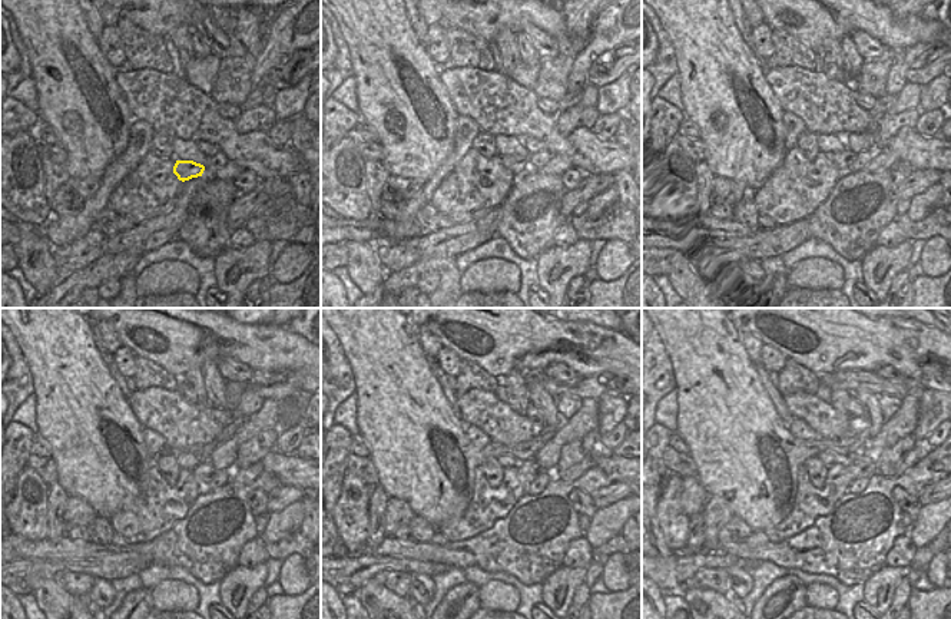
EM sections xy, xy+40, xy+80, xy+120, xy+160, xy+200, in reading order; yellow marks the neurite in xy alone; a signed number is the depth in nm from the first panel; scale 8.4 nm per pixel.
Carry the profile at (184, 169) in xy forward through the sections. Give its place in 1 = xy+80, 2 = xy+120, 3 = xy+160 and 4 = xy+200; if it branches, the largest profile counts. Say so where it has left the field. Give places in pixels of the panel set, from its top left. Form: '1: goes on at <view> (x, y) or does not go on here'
1: goes on at xy+80 (844, 159)
2: goes on at xy+120 (204, 473)
3: goes on at xy+160 (529, 469)
4: goes on at xy+200 (864, 463)

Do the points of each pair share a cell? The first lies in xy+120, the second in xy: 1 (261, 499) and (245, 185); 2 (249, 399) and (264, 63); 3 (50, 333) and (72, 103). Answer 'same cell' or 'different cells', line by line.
1: same cell
2: same cell
3: same cell

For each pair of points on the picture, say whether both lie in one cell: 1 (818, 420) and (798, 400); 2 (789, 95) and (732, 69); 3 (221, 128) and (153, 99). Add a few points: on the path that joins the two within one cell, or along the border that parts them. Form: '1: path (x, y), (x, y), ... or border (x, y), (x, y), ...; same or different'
1: path (817, 414), (804, 404); same
2: border (764, 72), (764, 78), (784, 112); different
3: path (204, 122), (171, 105); same

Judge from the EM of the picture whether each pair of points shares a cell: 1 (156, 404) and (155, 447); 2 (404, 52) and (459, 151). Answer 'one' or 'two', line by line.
1: two
2: two

